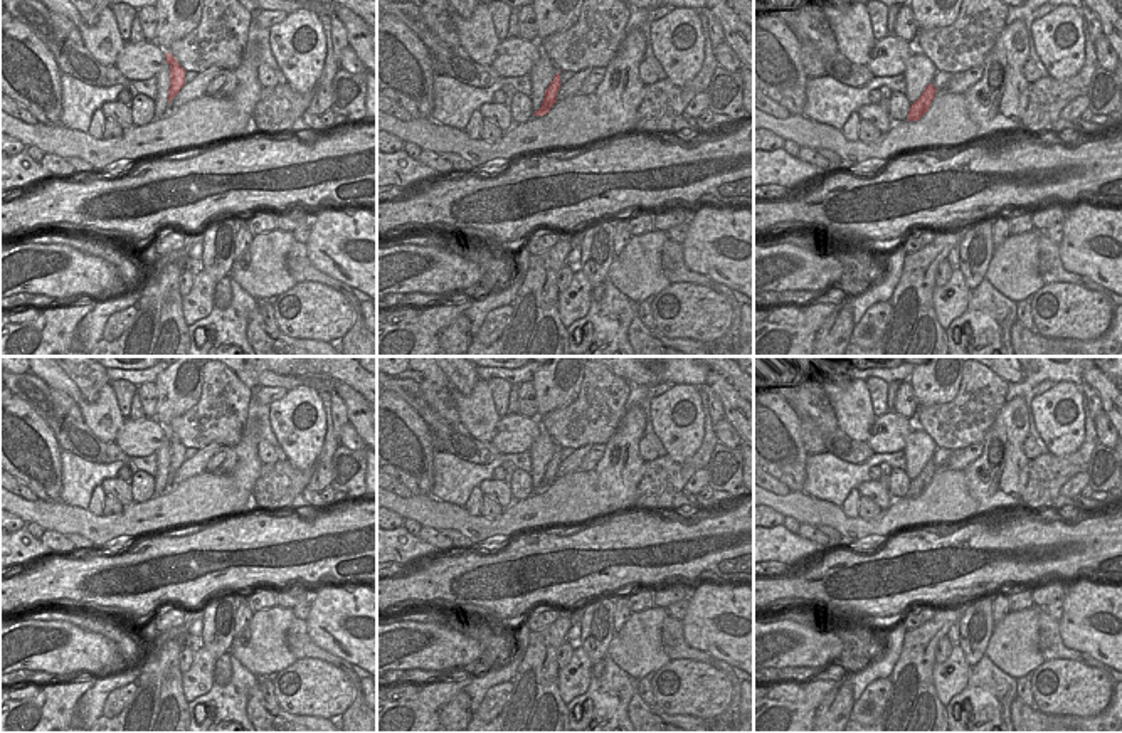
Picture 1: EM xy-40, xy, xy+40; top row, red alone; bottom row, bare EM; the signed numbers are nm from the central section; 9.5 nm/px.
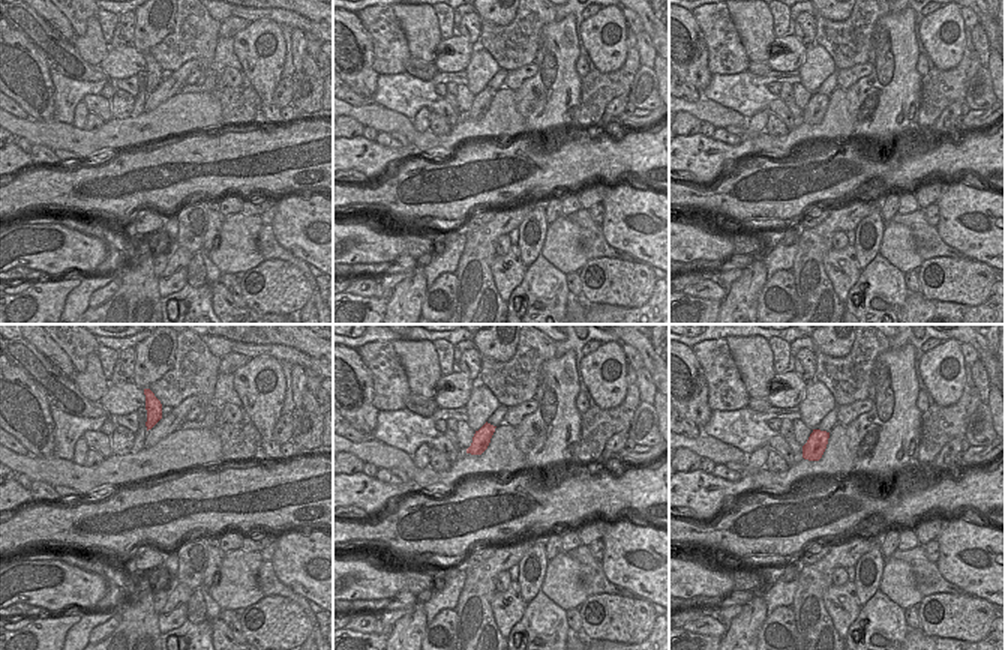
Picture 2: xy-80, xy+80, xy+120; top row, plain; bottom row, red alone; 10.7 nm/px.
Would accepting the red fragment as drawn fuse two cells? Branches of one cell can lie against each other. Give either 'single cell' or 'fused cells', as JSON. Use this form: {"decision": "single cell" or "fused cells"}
{"decision": "single cell"}

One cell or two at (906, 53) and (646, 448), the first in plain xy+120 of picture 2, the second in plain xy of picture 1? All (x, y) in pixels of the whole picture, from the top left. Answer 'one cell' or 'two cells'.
two cells

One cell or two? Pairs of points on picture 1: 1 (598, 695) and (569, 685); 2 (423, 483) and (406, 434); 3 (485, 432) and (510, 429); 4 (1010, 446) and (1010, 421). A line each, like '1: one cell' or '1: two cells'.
1: two cells
2: one cell
3: two cells
4: one cell

